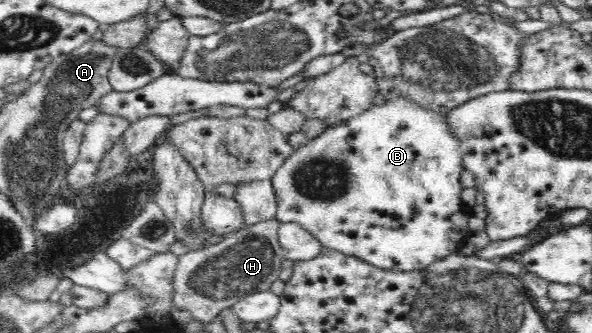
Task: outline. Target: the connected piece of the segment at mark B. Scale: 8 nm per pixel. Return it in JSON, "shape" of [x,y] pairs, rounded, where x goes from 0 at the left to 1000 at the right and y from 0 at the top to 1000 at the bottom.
{"shape":[[[677,288],[677,294],[667,294],[667,300],[654,300],[644,318],[630,312],[610,342],[584,360],[583,369],[549,381],[539,408],[529,411],[508,444],[497,444],[492,462],[481,474],[481,486],[468,505],[468,517],[456,535],[466,595],[465,658],[473,670],[505,670],[519,697],[539,718],[546,742],[600,769],[600,775],[606,775],[613,787],[623,787],[637,805],[667,811],[667,817],[718,811],[718,805],[728,802],[731,790],[738,790],[738,781],[748,781],[755,769],[777,760],[782,727],[797,706],[789,676],[789,658],[797,646],[797,625],[784,616],[779,604],[779,577],[784,568],[779,523],[785,511],[779,423],[755,378],[752,342],[711,324],[694,294]]]}

